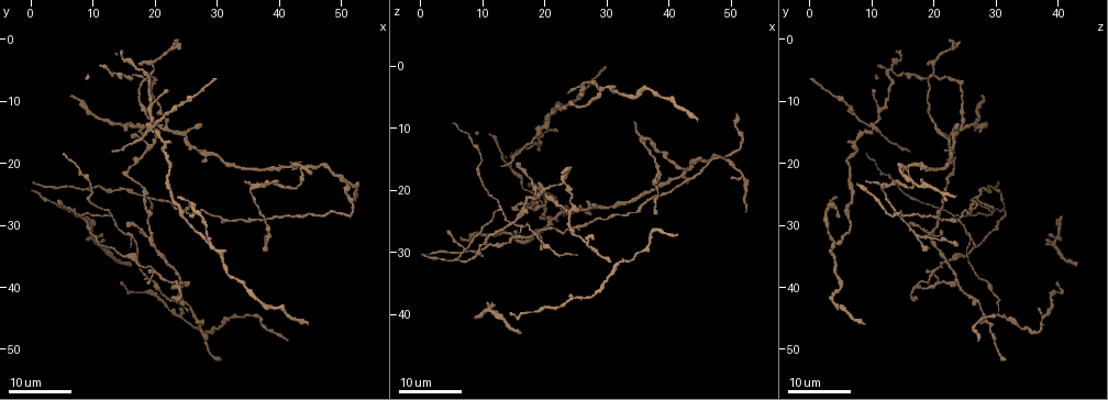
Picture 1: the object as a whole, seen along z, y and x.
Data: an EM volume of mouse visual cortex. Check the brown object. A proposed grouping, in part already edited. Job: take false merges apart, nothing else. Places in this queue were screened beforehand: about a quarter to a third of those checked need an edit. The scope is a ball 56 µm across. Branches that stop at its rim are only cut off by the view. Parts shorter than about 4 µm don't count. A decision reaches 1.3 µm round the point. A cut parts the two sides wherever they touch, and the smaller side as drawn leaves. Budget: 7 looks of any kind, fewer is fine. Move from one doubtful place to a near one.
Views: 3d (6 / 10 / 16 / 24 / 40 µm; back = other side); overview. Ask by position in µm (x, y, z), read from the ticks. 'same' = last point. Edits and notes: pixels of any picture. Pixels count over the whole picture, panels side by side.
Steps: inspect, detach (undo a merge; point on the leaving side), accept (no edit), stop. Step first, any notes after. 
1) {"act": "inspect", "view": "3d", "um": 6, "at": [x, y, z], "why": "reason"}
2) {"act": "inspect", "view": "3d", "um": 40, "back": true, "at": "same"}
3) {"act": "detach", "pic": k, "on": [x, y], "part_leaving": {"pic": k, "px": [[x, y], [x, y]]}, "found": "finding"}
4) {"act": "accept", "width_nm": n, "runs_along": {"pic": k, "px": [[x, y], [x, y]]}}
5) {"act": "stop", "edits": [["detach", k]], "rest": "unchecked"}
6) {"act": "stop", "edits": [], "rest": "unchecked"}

{"act": "inspect", "view": "3d", "um": 24, "at": [19.5, 5.5, 20.0], "why": "a fork"}

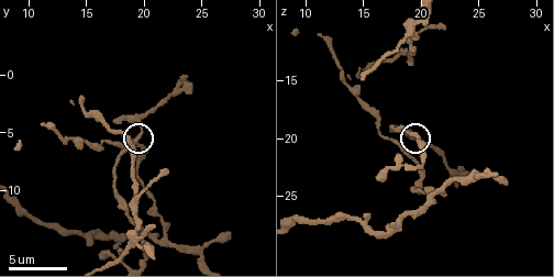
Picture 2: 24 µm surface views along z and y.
{"act": "inspect", "view": "3d", "um": 6, "at": "same"}

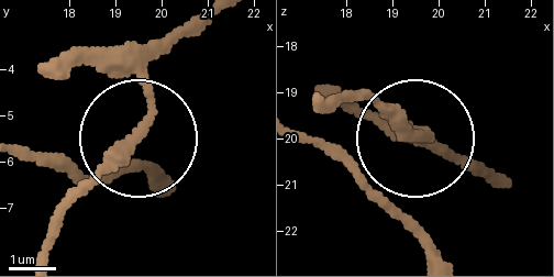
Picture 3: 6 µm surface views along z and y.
{"act": "accept", "arms": 3, "runs_along": {"pic": 3, "px": [[47, 251], [59, 215], [146, 121], [142, 74], [174, 30]]}, "found": "one neuron here"}

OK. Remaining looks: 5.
{"act": "inspect", "view": "3d", "um": 16, "at": [21.2, 14.4, 24.8], "why": "three-way junction"}

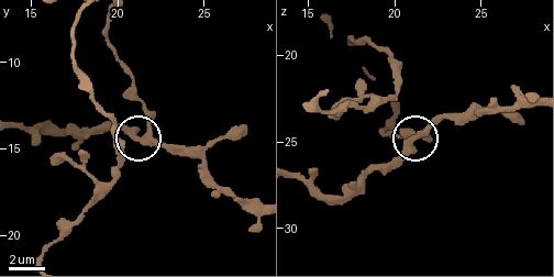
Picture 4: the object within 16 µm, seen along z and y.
{"act": "inspect", "view": "3d", "um": 6, "at": [21.0, 14.5, 24.6]}

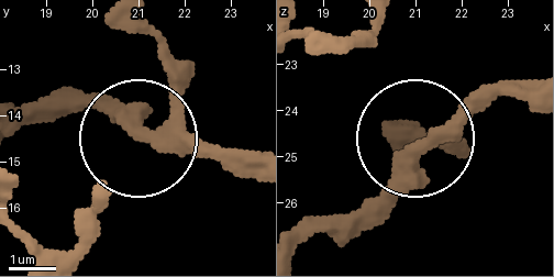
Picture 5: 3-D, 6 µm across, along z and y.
{"act": "accept", "arms": 3, "runs_along": {"pic": 5, "px": [[135, 24], [167, 84], [147, 139], [65, 87]]}, "found": "all the same neuron"}

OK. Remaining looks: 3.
{"act": "inspect", "view": "3d", "um": 24, "at": [35.5, 24.0, 11.5]}

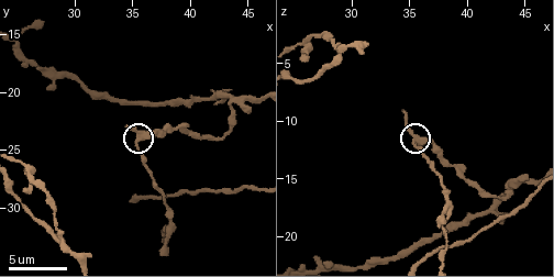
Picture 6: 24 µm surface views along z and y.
{"act": "inspect", "view": "3d", "um": 6, "at": [36.0, 23.6, 11.8]}

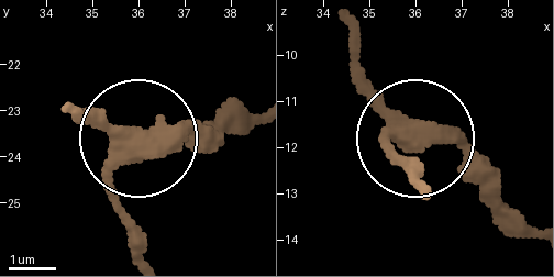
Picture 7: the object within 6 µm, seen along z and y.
{"act": "inspect", "view": "3d", "um": 6, "back": true, "at": [36.00, 23.80, 11.70]}

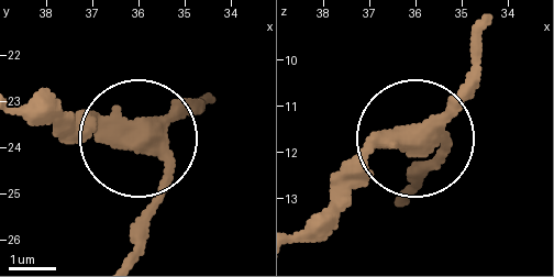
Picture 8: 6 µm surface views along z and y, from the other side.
{"act": "accept", "runs_along": {"pic": 8, "px": [[21, 114], [140, 139], [163, 174], [152, 229]]}, "found": "continuous, no second neuron"}

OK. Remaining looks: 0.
{"act": "stop", "edits": [], "rest": "unchecked"}

